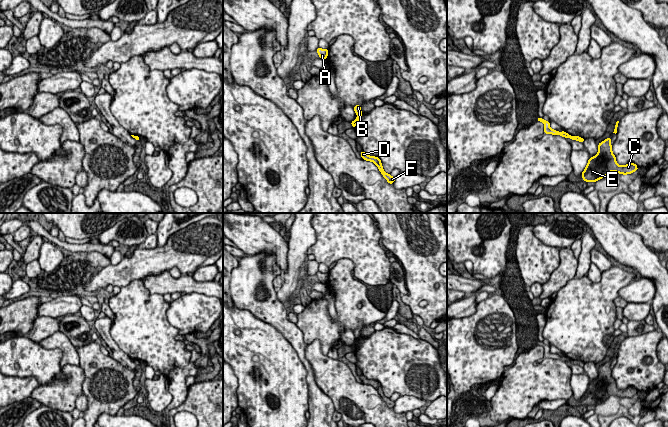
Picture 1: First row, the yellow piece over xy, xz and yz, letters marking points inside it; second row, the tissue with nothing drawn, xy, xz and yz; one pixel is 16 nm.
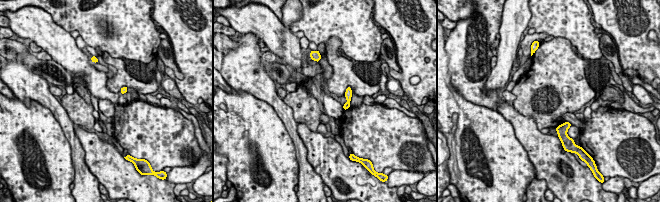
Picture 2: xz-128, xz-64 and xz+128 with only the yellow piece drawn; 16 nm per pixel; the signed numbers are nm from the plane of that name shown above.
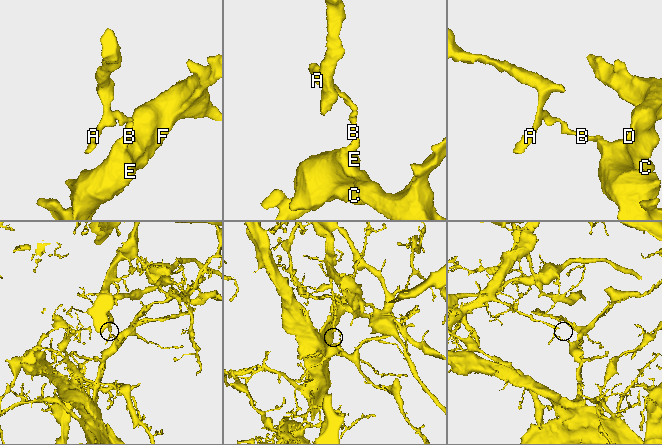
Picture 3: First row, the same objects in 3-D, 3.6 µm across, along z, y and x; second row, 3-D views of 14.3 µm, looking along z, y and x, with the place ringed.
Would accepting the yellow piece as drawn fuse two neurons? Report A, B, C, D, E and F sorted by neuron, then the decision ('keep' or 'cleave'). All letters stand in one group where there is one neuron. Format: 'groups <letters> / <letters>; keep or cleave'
groups A B / C D E F; cleave

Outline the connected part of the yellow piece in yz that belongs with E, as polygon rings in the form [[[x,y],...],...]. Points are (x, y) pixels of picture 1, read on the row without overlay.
[[[607,362],[598,368],[598,377],[589,382],[588,387],[582,396],[582,402],[586,406],[596,406],[606,401],[610,396],[621,399],[631,398],[638,394],[636,388],[629,386],[627,389],[618,389],[616,381],[612,376],[611,362]]]

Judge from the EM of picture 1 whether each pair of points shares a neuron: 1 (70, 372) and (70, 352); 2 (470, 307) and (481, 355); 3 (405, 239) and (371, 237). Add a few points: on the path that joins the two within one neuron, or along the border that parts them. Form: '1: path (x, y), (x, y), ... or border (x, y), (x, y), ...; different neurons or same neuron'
1: border (78, 365), (65, 364), (62, 367); different neurons
2: border (478, 303), (472, 314), (457, 318); different neurons
3: border (376, 223), (381, 238); different neurons

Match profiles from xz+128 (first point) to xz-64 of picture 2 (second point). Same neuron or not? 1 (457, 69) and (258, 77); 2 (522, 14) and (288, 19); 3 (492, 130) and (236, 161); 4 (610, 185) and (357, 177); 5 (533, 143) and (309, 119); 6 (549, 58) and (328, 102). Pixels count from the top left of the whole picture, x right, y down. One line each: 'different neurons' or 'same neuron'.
1: same neuron
2: same neuron
3: same neuron
4: different neurons
5: different neurons
6: different neurons

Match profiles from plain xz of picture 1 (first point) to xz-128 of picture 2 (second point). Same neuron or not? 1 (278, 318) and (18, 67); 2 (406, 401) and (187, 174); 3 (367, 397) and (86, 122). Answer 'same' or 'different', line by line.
1: same
2: same
3: different

